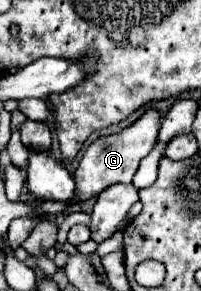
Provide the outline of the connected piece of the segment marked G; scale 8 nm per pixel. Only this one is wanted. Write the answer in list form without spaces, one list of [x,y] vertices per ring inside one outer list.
[[[149,110],[133,126],[125,128],[123,132],[95,140],[85,150],[85,154],[83,154],[83,158],[81,158],[81,162],[79,162],[74,173],[75,196],[71,198],[71,202],[67,202],[67,204],[63,204],[63,202],[39,202],[43,212],[59,214],[59,212],[65,212],[69,204],[83,202],[83,200],[89,200],[93,196],[99,196],[111,184],[117,184],[117,182],[131,184],[131,178],[137,172],[141,158],[145,158],[151,152],[151,148],[155,146],[155,142],[157,142],[159,126],[161,126],[161,114],[157,110]]]

